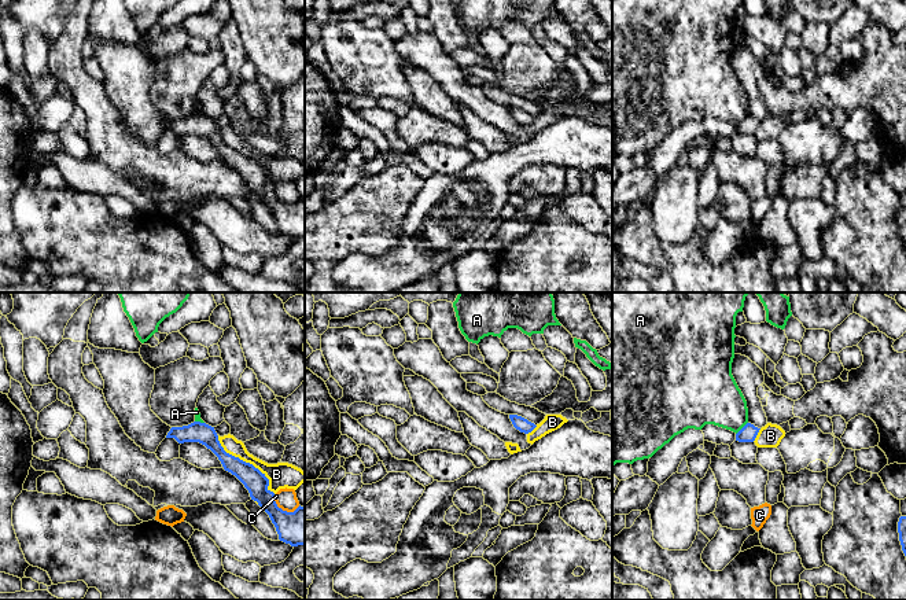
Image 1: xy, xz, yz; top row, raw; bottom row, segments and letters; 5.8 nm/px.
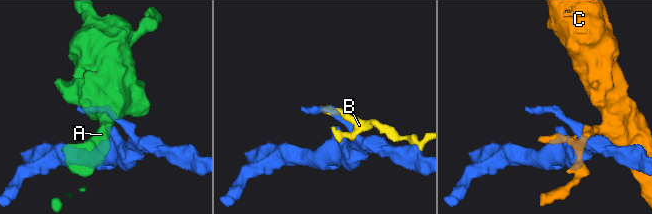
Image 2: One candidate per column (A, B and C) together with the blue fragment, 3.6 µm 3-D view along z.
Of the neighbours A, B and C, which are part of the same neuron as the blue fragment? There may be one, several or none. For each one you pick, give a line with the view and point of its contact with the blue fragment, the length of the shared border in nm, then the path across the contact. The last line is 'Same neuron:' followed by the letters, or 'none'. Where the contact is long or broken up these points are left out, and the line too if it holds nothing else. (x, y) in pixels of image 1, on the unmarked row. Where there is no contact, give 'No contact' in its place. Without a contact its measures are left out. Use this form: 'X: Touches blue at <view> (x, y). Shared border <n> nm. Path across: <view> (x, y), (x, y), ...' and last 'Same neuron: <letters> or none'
Same neuron: none

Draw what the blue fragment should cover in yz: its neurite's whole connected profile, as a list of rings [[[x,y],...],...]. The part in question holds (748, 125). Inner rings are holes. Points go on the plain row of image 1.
[[[747,115],[737,126],[736,133],[739,135],[754,135],[760,121],[751,115]]]

